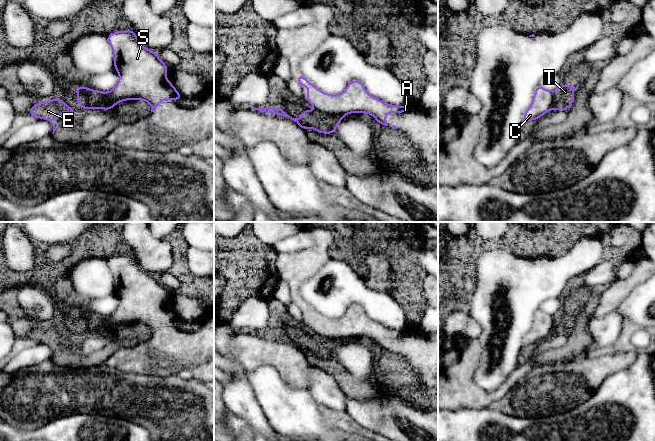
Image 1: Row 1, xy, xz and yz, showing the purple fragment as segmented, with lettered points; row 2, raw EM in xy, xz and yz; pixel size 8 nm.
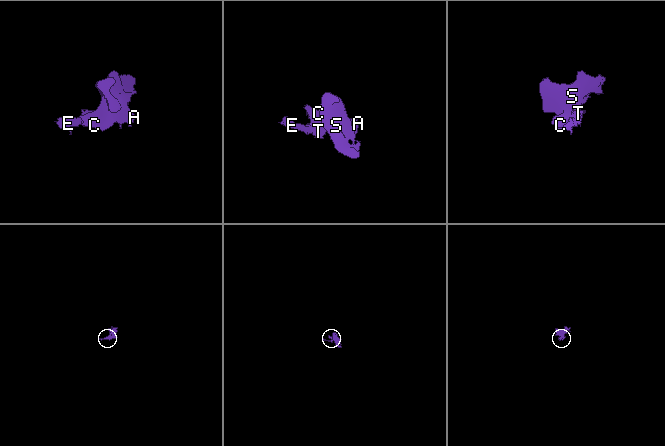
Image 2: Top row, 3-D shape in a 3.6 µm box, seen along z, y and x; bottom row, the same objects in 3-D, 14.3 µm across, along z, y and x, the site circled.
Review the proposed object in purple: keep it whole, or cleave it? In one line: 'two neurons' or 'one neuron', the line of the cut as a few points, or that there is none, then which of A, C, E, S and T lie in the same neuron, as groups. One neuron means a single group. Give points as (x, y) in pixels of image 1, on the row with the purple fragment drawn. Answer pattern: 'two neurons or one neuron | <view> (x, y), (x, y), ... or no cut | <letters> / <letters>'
two neurons | xz (316, 110), (343, 117) | A C S / E T

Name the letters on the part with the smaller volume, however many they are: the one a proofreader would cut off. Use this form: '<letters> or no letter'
E, T

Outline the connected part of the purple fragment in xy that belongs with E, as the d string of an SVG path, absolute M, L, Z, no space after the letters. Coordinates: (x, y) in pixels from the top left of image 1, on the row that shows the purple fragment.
M56 98L36 103L28 113L35 118L51 123L53 119L59 119L61 113L71 113L73 110L66 102Z

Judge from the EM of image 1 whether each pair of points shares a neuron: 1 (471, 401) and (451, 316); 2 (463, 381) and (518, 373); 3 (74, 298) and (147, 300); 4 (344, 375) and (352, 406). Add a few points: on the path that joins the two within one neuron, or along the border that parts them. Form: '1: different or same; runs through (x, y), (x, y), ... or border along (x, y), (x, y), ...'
1: same; runs through (466, 380), (466, 363), (472, 352), (472, 336)
2: same; runs through (477, 395), (494, 396), (505, 387)
3: different; border along (88, 301), (84, 307)
4: different; border along (347, 395), (361, 399)

